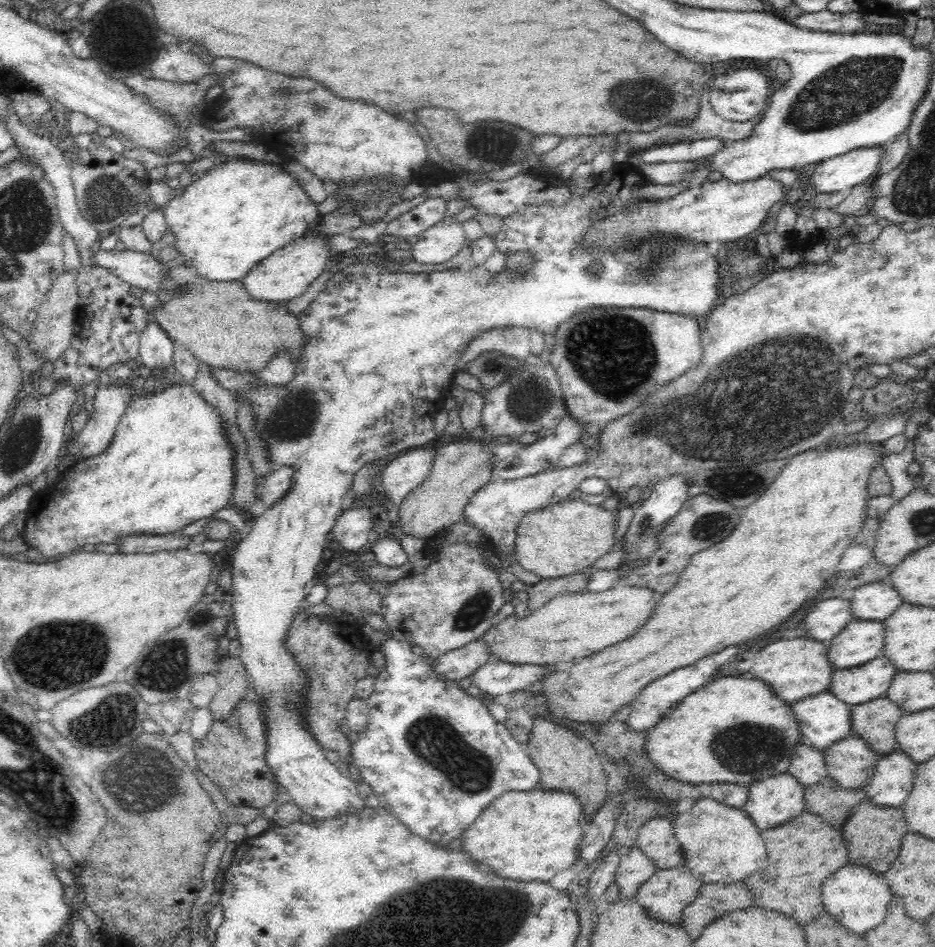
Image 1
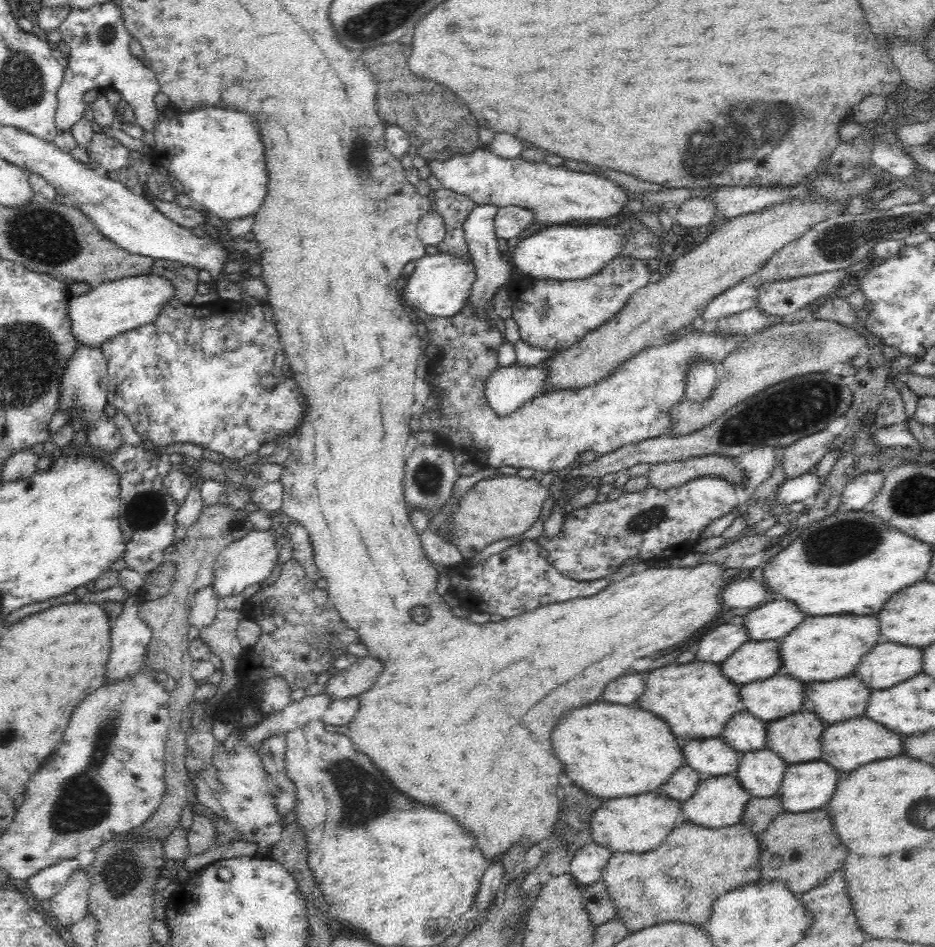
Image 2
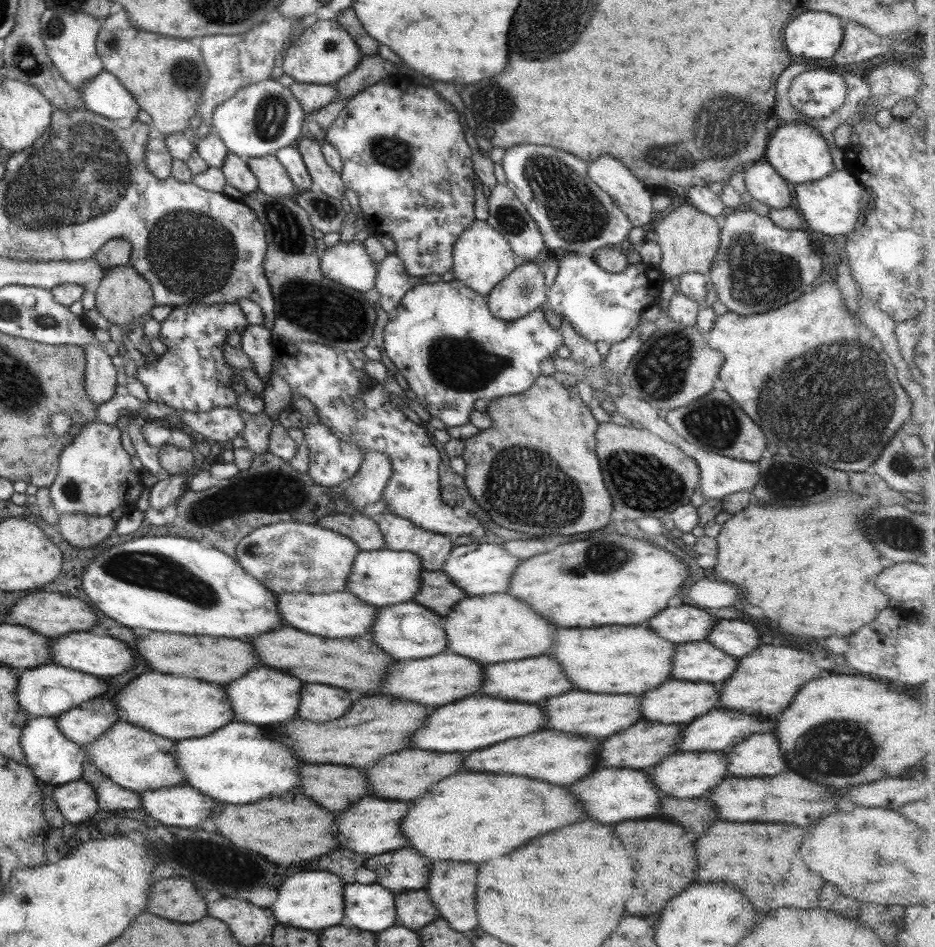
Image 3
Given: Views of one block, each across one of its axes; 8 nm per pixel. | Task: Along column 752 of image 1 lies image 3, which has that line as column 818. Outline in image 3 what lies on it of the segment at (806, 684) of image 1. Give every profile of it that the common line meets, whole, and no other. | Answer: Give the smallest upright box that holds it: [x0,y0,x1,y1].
[719,644,822,720]

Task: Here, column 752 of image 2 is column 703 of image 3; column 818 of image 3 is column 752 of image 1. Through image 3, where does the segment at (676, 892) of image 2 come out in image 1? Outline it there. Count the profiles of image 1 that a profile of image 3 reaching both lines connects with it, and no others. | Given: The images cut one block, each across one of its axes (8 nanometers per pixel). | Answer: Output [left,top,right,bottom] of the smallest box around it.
[744,812,848,922]

